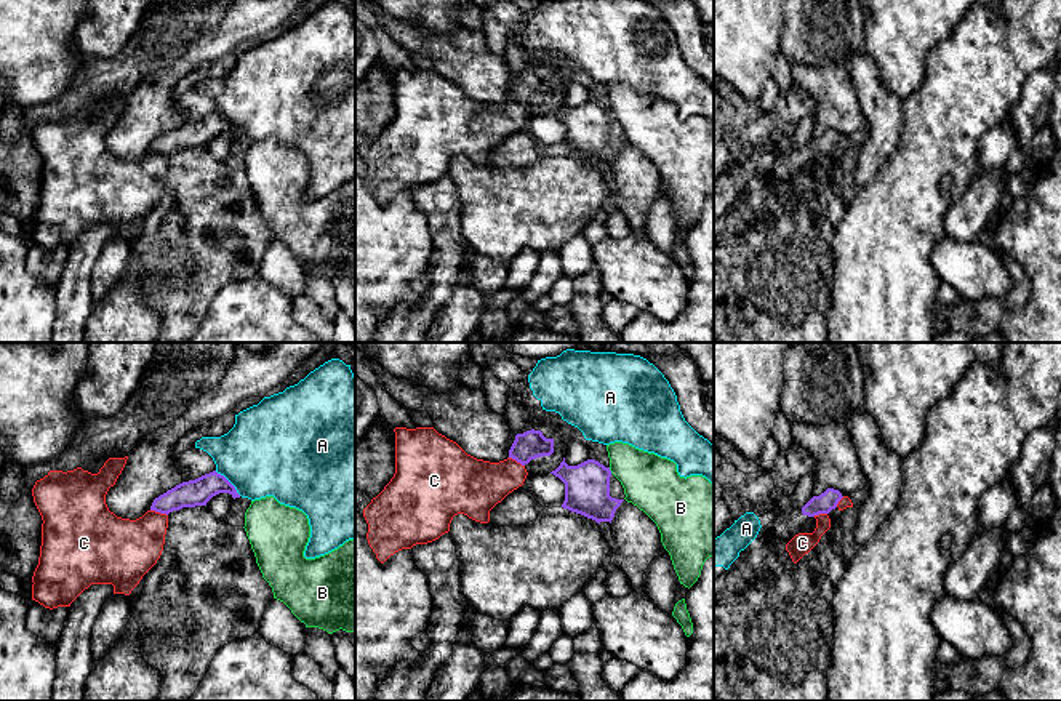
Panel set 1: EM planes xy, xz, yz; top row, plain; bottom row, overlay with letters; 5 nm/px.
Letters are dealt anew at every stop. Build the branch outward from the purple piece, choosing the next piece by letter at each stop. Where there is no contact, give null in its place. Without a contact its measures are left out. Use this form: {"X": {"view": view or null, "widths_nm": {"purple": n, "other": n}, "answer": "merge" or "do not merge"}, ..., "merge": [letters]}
{"A": {"view": "xy", "widths_nm": {"purple": 140, "other": 440}, "answer": "do not merge"}, "B": {"view": "xz", "widths_nm": {"purple": 220, "other": 280}, "answer": "do not merge"}, "C": {"view": "xy", "widths_nm": {"purple": 140, "other": 300}, "answer": "do not merge"}, "merge": []}

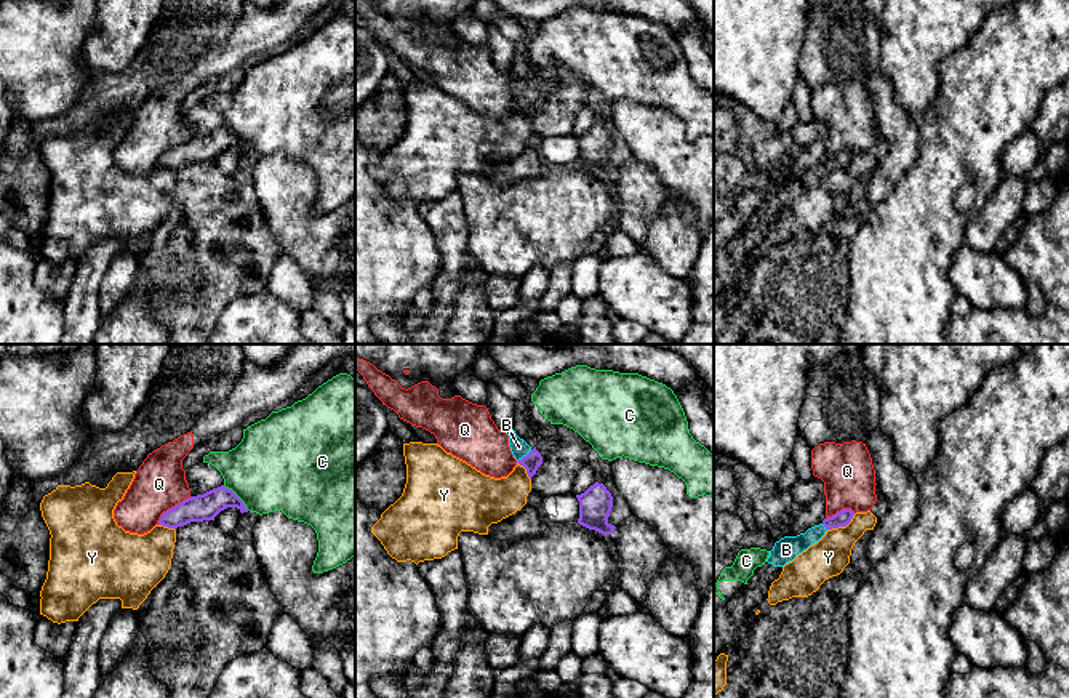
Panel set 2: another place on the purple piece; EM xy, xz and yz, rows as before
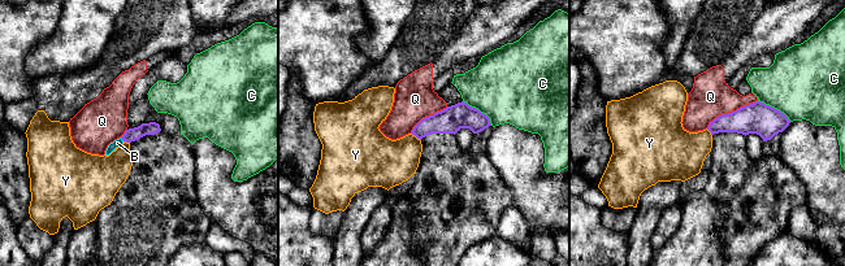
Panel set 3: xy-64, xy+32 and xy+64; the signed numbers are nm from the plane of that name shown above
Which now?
{"B": {"view": "xz", "widths_nm": {"purple": 90, "other": 90}, "answer": "merge"}, "C": {"view": "xy", "widths_nm": {"purple": 140, "other": 440}, "answer": "do not merge"}, "Q": {"view": "xy", "widths_nm": {"purple": 140, "other": 260}, "answer": "do not merge"}, "Y": {"view": "yz", "widths_nm": {"purple": 80, "other": 200}, "answer": "do not merge"}, "merge": ["B"]}

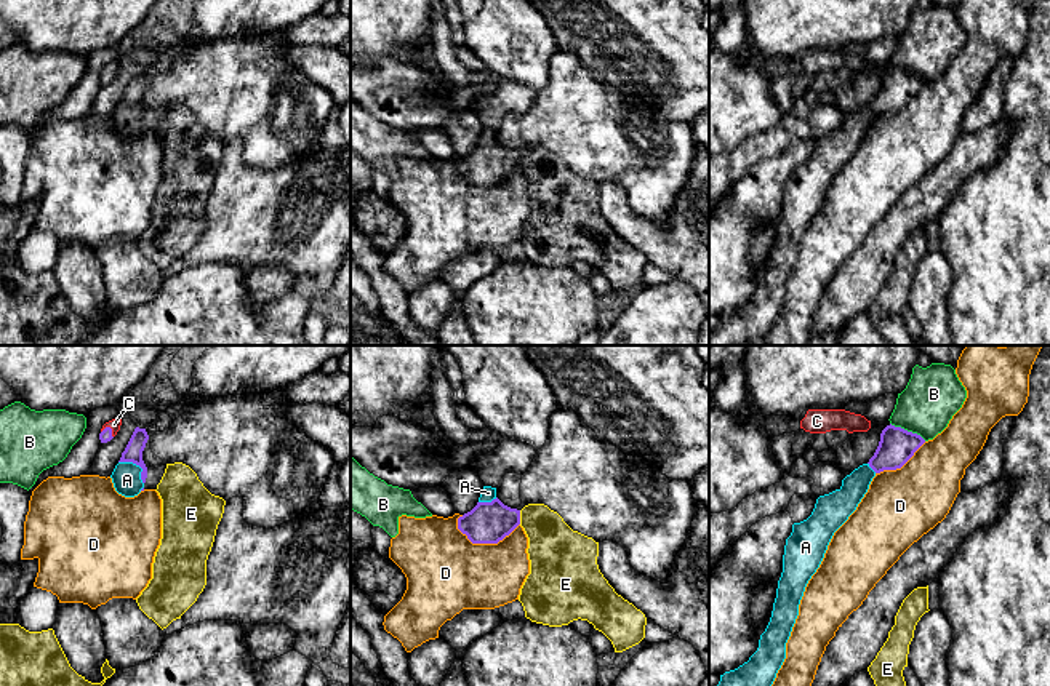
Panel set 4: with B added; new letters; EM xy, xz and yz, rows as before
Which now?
{"A": {"view": "xy", "widths_nm": {"purple": 100, "other": 140}, "answer": "merge"}, "B": {"view": "yz", "widths_nm": {"purple": 180, "other": 280}, "answer": "do not merge"}, "C": {"view": "xy", "widths_nm": {"purple": 60, "other": 60}, "answer": "merge"}, "D": {"view": "xz", "widths_nm": {"purple": 200, "other": 400}, "answer": "do not merge"}, "E": {"view": "xz", "widths_nm": {"purple": 200, "other": 280}, "answer": "do not merge"}, "merge": ["A", "C"]}

